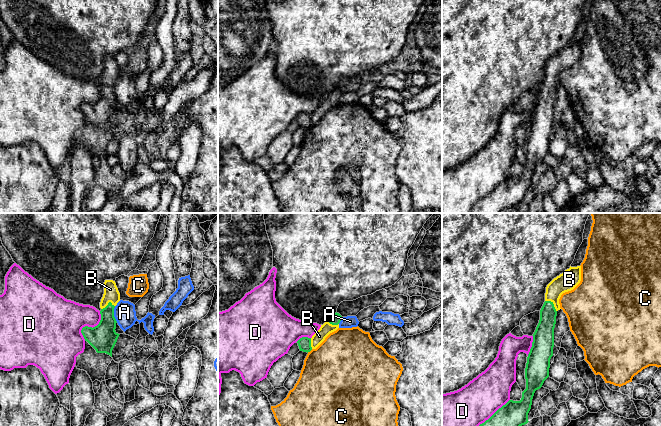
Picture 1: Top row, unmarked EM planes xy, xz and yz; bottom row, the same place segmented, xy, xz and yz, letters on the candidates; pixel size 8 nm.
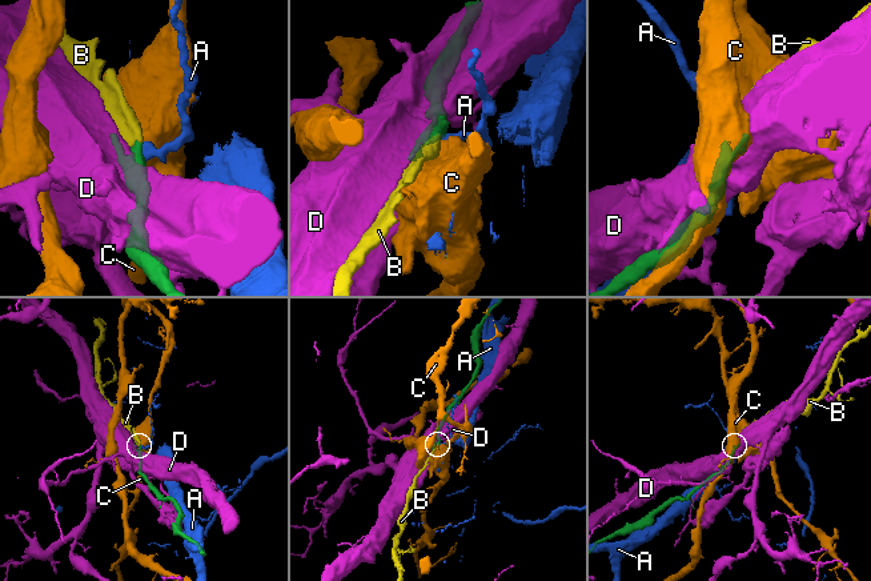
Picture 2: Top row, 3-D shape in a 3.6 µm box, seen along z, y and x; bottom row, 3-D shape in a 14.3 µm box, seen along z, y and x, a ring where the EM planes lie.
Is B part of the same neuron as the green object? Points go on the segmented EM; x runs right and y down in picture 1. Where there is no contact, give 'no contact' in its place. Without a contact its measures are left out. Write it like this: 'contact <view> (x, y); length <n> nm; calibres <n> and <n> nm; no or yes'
contact yz (553, 304); length 130 nm; calibres 160 and 160 nm; yes

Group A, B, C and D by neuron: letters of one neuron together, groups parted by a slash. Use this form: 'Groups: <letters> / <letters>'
Groups: A / B / C / D

